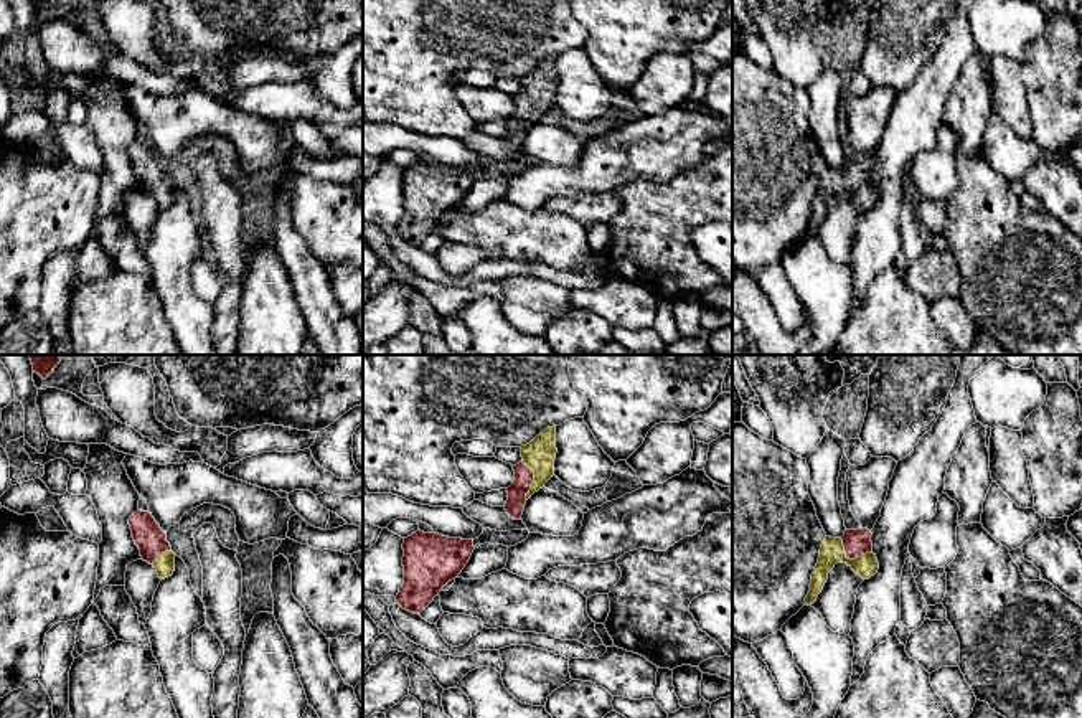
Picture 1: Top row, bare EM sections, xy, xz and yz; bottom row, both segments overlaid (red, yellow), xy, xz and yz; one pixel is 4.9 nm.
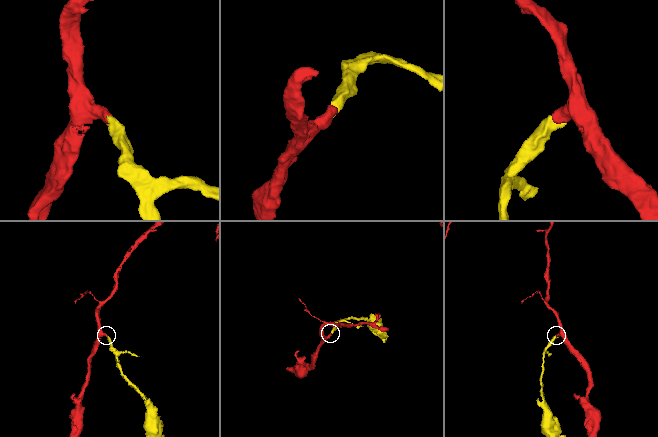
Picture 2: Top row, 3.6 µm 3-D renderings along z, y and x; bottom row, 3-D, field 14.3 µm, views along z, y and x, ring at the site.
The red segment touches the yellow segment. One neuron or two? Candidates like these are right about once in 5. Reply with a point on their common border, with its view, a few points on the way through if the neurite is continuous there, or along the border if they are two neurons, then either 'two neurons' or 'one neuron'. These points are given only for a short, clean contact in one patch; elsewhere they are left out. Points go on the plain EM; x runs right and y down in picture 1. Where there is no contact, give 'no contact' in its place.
yz (850, 188) | across yz (858, 172), (850, 188), (842, 182), (832, 182) | one neuron

